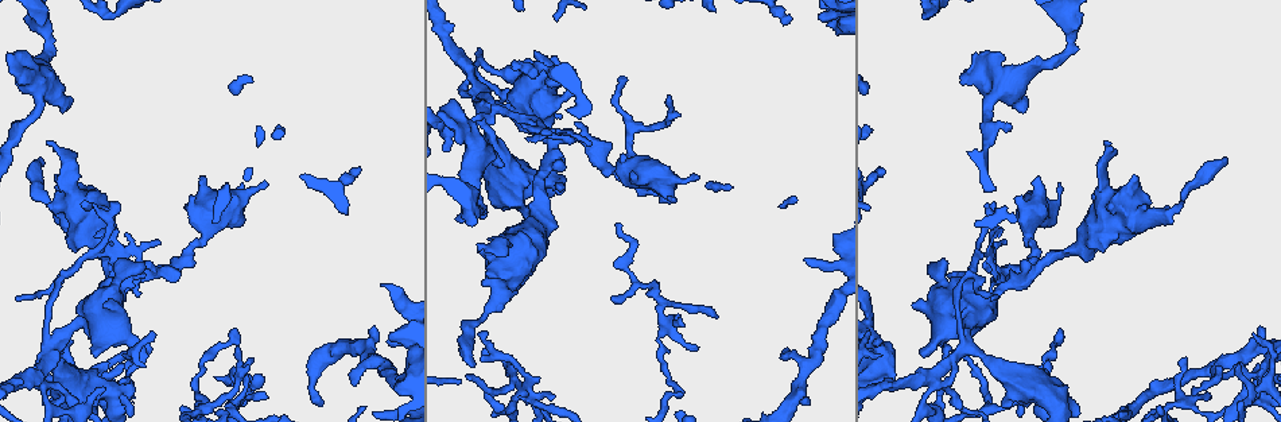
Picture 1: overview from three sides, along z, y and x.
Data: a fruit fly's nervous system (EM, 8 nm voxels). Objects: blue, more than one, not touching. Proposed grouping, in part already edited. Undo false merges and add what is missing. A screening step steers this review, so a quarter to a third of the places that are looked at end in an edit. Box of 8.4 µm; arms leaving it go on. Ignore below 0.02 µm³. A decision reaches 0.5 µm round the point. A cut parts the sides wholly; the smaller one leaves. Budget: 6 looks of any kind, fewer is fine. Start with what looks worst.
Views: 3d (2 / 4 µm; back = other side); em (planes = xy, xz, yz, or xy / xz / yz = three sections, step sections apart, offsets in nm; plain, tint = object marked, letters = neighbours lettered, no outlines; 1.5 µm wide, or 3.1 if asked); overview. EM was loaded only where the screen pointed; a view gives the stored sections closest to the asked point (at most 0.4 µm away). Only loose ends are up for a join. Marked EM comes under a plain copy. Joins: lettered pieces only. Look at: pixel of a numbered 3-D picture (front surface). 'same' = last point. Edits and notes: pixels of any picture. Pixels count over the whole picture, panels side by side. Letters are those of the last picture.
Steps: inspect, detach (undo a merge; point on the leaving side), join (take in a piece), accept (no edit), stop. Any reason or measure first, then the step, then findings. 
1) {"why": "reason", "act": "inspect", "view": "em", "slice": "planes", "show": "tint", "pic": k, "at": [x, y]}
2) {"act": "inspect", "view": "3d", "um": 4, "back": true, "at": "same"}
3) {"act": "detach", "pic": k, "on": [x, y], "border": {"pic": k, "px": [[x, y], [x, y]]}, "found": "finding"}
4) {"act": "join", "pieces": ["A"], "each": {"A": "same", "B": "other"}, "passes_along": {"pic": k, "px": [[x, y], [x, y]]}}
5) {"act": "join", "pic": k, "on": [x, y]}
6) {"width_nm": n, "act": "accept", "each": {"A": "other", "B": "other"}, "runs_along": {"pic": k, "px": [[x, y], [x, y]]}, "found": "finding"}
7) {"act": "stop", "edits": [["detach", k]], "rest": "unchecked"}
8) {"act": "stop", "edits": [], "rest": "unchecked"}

{"why": "thick turns thin", "act": "inspect", "view": "em", "slice": "xy", "step": 4, "show": "tint", "pic": 1, "at": [1004, 282]}

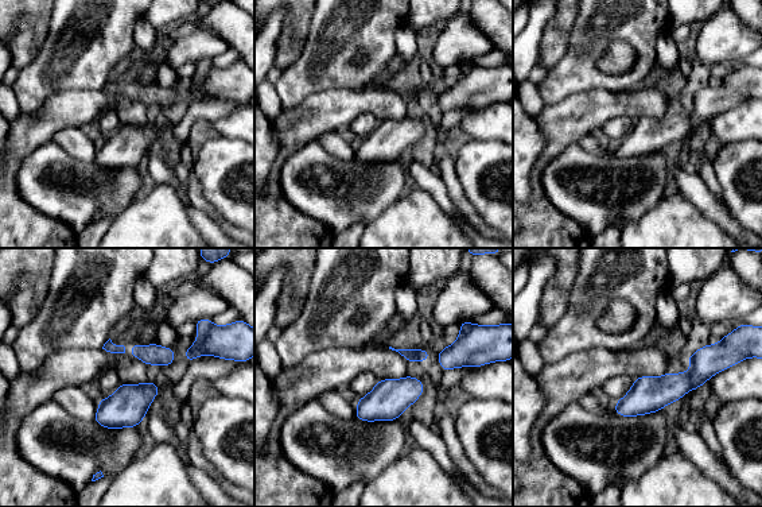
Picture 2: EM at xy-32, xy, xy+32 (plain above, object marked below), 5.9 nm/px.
{"why": "another direction", "act": "inspect", "view": "em", "slice": "planes", "show": "letters", "at": "same"}

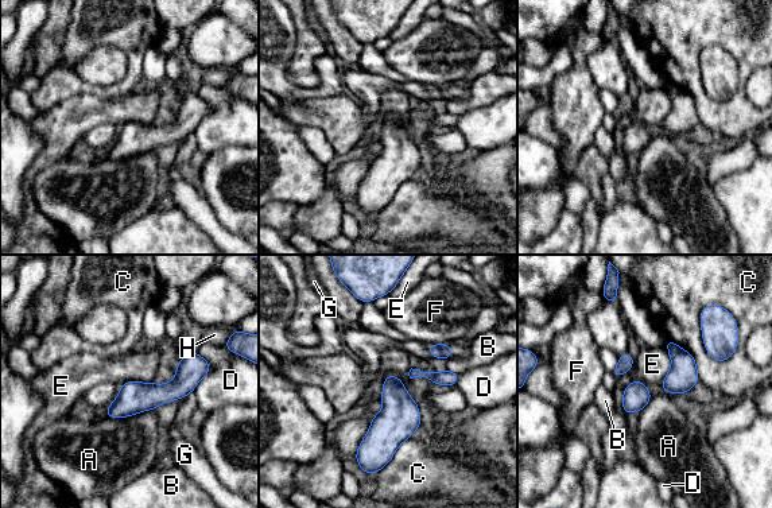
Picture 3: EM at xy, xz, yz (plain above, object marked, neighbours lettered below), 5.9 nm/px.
{"act": "accept", "each": {"A": "other", "B": "other", "C": "other", "D": "other", "E": "other", "F": "other", "G": "other", "H": "other"}, "found": "continuous, no second cell"}

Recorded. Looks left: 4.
{"act": "inspect", "view": "em", "slice": "yz", "step": 4, "show": "letters", "pic": 1, "at": [193, 195]}

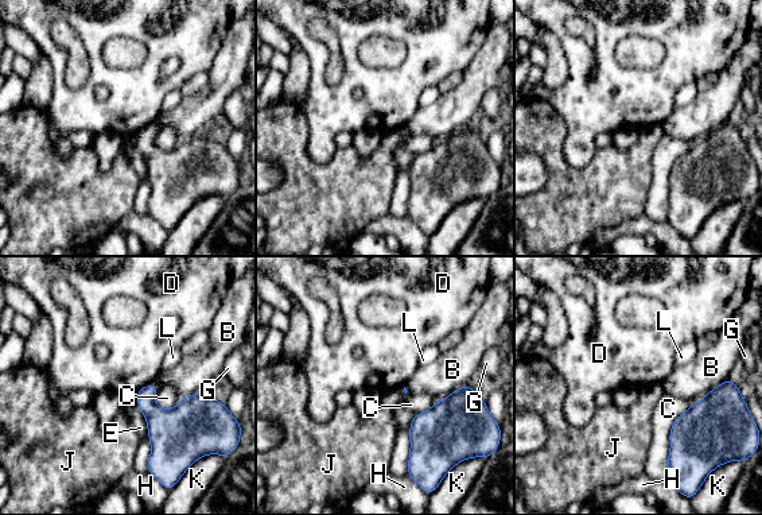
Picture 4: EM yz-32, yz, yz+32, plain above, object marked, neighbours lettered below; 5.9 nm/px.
{"act": "accept", "each": {"B": "other", "C": "other", "D": "other", "E": "other", "G": "other", "H": "other", "J": "other", "K": "other", "L": "other"}, "border": {"pic": 4, "px": [[729, 378], [706, 395]]}, "found": "no lettered piece goes on from it"}

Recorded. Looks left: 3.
{"why": "branch stops here", "act": "inspect", "view": "em", "slice": "yz", "step": 4, "show": "tint", "pic": 1, "at": [786, 348]}

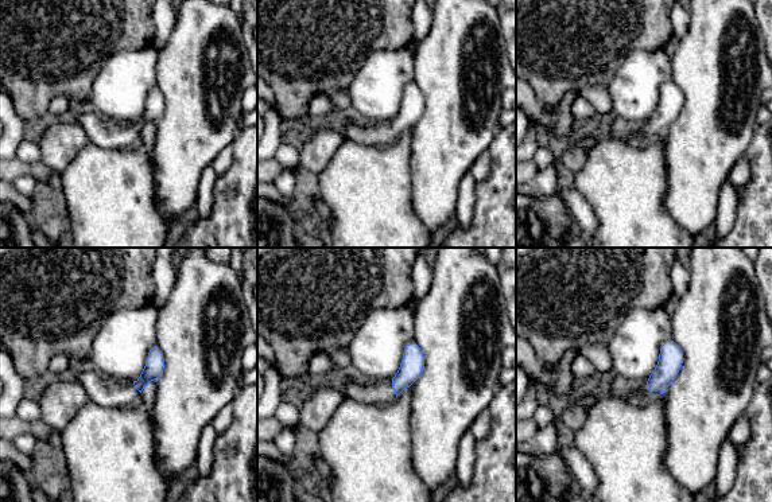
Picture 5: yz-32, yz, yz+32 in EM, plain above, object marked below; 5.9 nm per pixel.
{"why": "another direction", "act": "inspect", "view": "em", "slice": "planes", "show": "letters", "at": "same"}

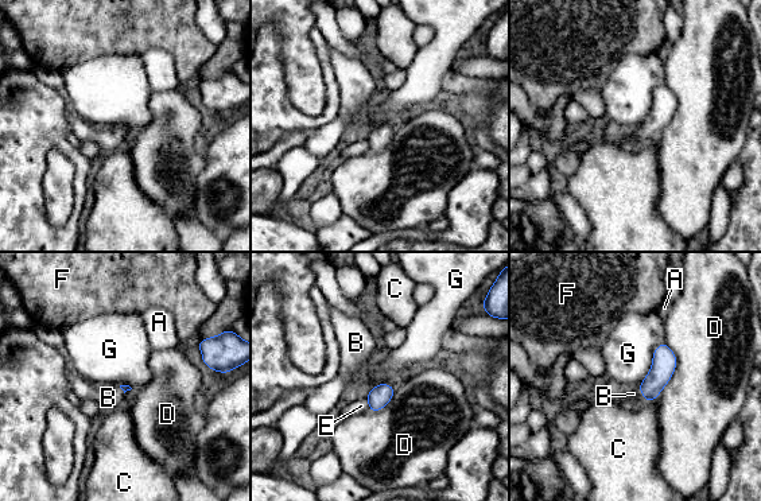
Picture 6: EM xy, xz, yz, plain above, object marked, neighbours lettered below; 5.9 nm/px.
{"act": "join", "pieces": ["B"], "each": {"A": "other", "B": "same", "C": "other", "D": "other", "E": "other", "F": "other", "G": "other"}, "passes_along": {"pic": 6, "px": [[664, 361], [641, 393], [633, 393]]}, "found": "it goes on there"}

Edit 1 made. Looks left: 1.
{"act": "stop", "edits": [["join", 6]], "rest": "unchecked"}

